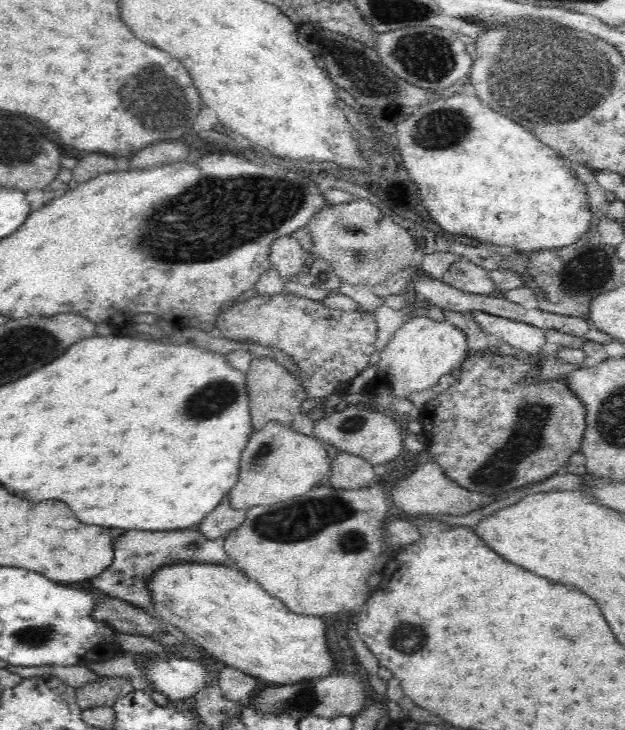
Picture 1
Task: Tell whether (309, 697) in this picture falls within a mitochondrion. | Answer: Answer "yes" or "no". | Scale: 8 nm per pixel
yes

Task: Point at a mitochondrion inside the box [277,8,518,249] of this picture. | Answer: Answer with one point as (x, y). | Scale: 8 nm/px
(356, 63)

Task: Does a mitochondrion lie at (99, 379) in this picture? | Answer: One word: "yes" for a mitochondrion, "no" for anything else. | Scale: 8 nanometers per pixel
no

